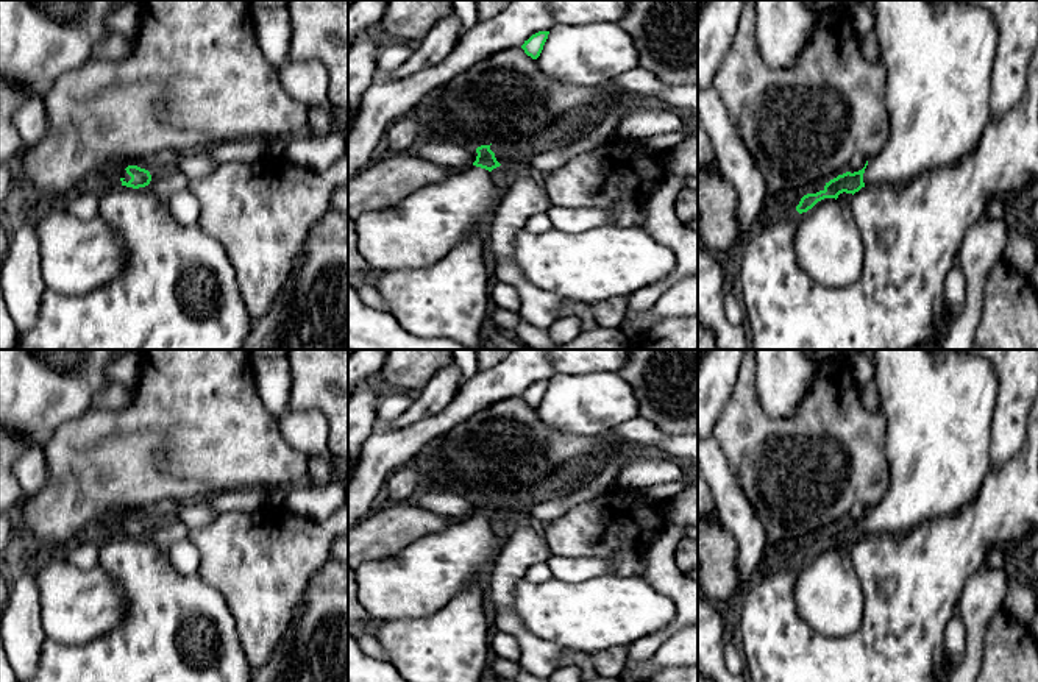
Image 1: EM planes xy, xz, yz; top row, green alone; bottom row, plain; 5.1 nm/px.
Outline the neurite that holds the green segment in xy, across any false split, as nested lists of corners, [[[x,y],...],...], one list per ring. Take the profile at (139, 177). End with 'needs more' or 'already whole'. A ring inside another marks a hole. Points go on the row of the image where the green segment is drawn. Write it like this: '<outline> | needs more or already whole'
[[[128,165],[116,179],[117,184],[133,189],[145,187],[150,184],[150,181],[150,172],[137,165]]] | needs more

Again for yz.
[[[873,0],[874,34],[887,70],[885,106],[890,133],[876,158],[858,172],[846,172],[816,194],[801,198],[799,214],[824,198],[855,194],[869,184],[898,186],[919,175],[958,162],[979,144],[991,115],[991,70],[997,45],[997,23],[985,8],[932,0]]] | needs more

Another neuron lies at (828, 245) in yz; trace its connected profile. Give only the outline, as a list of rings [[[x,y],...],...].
[[[824,198],[794,228],[796,264],[815,282],[843,289],[862,276],[865,247],[851,201]]]

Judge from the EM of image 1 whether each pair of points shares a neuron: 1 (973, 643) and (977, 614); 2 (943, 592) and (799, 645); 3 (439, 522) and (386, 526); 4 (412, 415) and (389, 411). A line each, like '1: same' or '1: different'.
1: same
2: same
3: same
4: different

